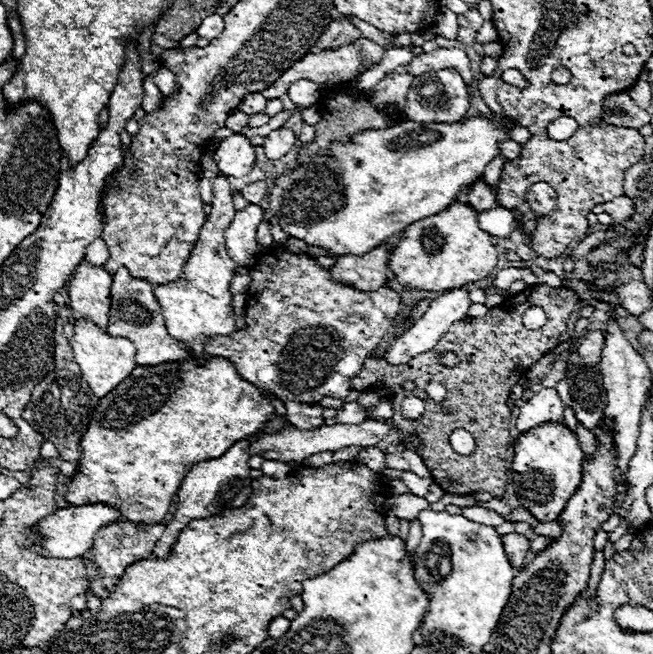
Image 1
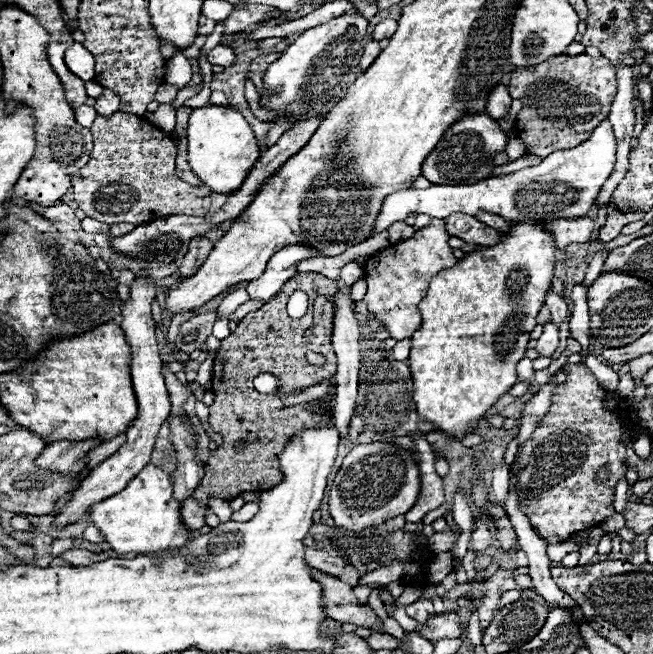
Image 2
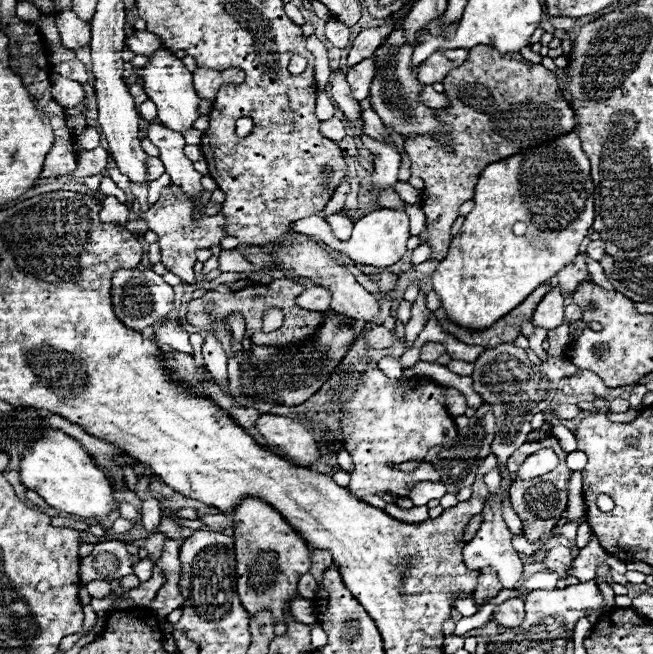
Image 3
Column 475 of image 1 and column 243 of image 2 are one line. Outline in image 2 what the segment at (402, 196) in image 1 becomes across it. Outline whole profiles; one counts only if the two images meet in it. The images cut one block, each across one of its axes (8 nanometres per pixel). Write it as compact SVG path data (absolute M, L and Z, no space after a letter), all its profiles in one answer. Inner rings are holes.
M204 106L192 110L188 120L188 164L192 172L210 186L212 192L236 192L258 158L258 140L240 112L230 106Z

